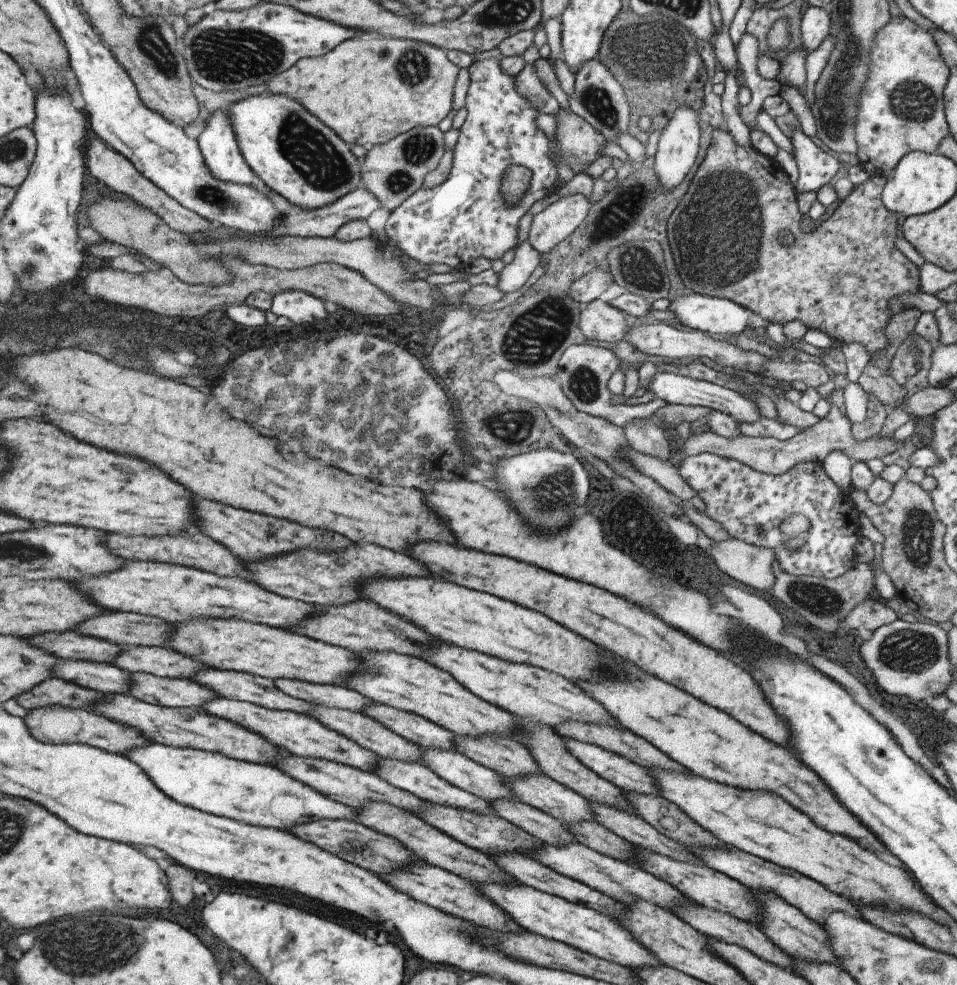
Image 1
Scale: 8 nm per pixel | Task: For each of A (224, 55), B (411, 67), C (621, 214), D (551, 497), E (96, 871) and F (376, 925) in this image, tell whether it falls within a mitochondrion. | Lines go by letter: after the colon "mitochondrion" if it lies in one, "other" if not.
A: mitochondrion
B: mitochondrion
C: mitochondrion
D: mitochondrion
E: other
F: other

